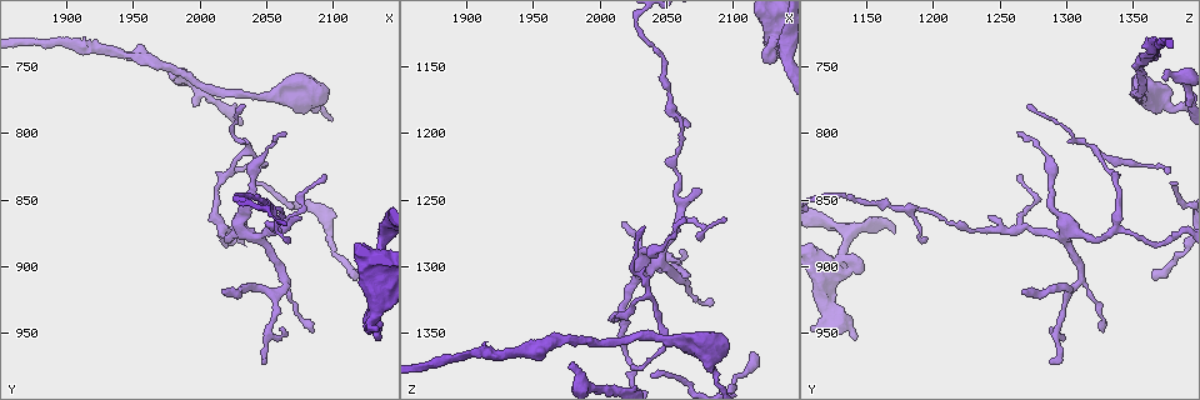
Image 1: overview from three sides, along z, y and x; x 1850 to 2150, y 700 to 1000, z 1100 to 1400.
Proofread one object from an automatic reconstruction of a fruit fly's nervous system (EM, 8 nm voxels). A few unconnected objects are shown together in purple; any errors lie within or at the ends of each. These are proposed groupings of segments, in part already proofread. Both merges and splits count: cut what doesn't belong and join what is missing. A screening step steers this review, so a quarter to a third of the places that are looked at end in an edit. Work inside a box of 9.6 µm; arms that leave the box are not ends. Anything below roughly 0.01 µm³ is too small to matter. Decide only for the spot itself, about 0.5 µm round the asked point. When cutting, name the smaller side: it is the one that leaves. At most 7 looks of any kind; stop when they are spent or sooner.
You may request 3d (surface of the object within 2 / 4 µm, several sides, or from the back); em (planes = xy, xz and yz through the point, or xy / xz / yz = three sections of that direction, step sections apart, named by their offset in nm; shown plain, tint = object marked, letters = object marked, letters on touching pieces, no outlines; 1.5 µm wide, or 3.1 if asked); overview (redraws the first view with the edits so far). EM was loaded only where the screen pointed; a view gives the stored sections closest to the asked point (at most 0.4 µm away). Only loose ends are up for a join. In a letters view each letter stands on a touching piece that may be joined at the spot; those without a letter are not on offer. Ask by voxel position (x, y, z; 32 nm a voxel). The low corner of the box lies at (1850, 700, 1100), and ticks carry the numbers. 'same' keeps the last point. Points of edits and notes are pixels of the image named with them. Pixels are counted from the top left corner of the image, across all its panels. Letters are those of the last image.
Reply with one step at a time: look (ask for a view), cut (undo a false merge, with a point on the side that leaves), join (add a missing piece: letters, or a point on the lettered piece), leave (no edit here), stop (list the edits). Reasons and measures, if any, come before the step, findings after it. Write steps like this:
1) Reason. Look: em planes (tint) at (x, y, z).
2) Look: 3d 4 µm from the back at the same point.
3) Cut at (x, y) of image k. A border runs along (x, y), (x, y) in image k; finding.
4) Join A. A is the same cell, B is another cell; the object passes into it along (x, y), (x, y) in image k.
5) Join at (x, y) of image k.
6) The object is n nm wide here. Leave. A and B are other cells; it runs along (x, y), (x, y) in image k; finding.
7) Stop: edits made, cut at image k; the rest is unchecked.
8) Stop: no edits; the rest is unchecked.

Calibre changes. Look: 3d 4 µm at (2134, 898, 1128).

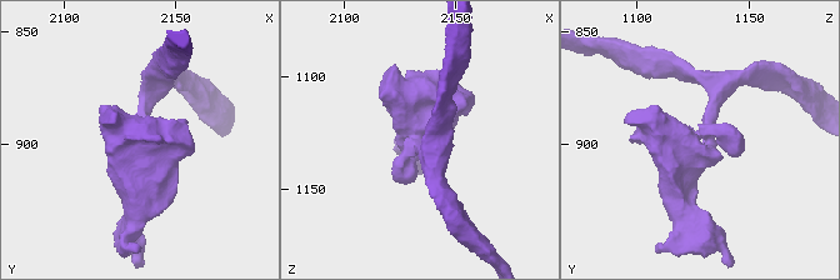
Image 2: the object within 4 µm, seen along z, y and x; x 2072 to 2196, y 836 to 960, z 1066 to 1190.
Look: em xy step 8 (letters) at (2134, 899, 1127).

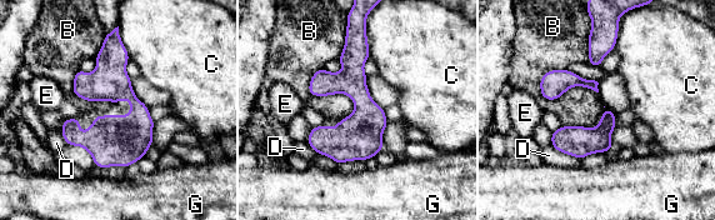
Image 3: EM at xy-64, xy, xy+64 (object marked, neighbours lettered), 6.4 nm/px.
Leave. B, C, D, E and G are other cells; a border runs along (605, 108), (595, 126), (561, 126) in image 3; all the same neuron.

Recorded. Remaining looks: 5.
Thin end. Look: 3d 4 µm at (2074, 862, 1242).

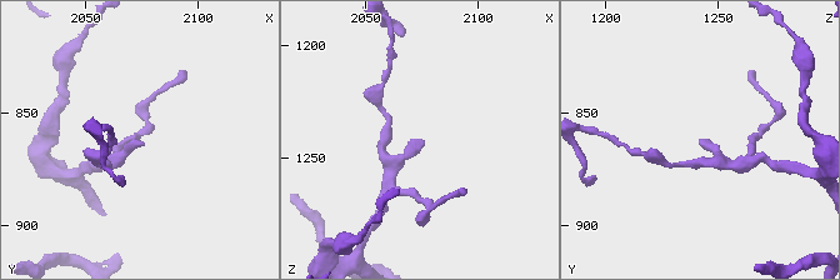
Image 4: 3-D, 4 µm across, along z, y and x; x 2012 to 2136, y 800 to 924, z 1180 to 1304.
Look: em yz step 4 (tint) at (2076, 862, 1242).

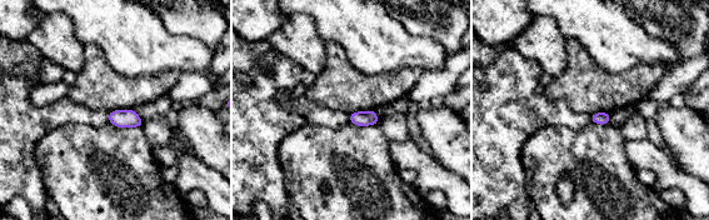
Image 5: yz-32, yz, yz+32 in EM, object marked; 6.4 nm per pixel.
Look: em planes (letters) at the same point.

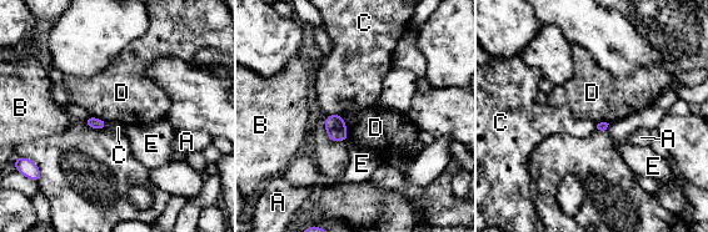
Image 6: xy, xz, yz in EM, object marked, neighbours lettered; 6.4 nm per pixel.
Leave. A, B, C, D and E are other cells; a border runs along (338, 114), (345, 124), (348, 140) in image 6; none of them fits.

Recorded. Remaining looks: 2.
Stop: no edits; the rest is unchecked.

